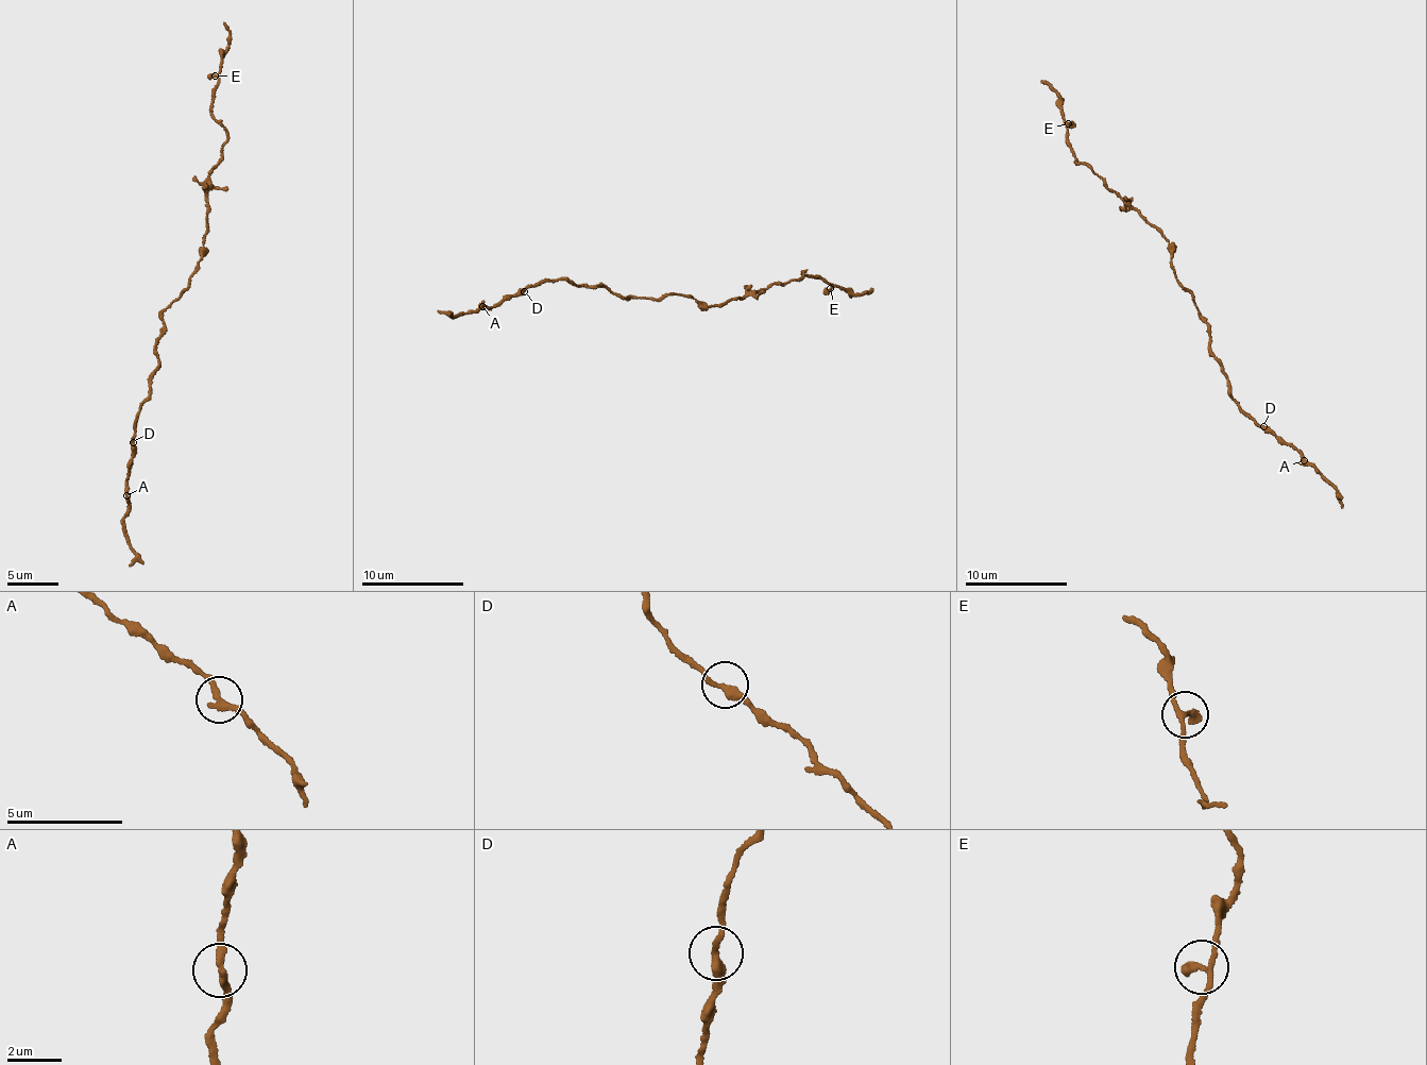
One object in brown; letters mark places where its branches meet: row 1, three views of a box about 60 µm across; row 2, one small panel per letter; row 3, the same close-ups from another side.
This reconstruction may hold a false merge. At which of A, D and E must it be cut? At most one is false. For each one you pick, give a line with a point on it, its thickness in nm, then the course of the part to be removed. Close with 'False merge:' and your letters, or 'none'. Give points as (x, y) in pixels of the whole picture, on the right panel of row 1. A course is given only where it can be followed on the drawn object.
False merge: none

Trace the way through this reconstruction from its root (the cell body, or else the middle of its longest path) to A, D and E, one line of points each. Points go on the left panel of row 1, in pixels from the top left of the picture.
A: (184, 290), (164, 314), (164, 327), (157, 342), (157, 365), (149, 393), (139, 409), (126, 495)
D: (184, 290), (164, 314), (164, 327), (157, 342), (156, 368), (149, 393), (139, 409), (133, 442)
E: (184, 290), (200, 261), (208, 213), (204, 199), (226, 135), (215, 121), (211, 107), (215, 75)

